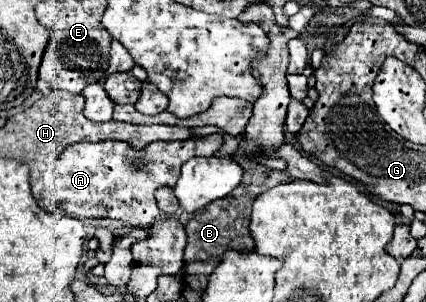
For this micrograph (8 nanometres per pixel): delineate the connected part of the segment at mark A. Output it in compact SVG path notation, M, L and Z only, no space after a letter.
M221 134L183 142L151 142L139 150L133 150L127 142L115 140L95 144L77 142L65 148L65 152L57 158L51 178L45 182L47 188L43 196L63 214L77 218L115 218L143 228L161 214L155 202L155 190L163 186L175 188L183 162L193 156L215 154L221 142Z

